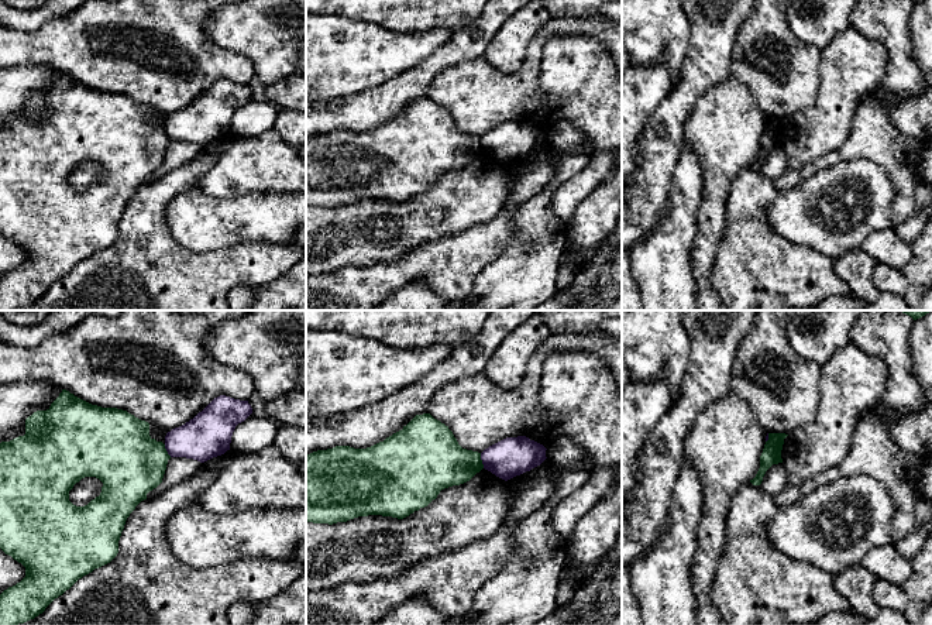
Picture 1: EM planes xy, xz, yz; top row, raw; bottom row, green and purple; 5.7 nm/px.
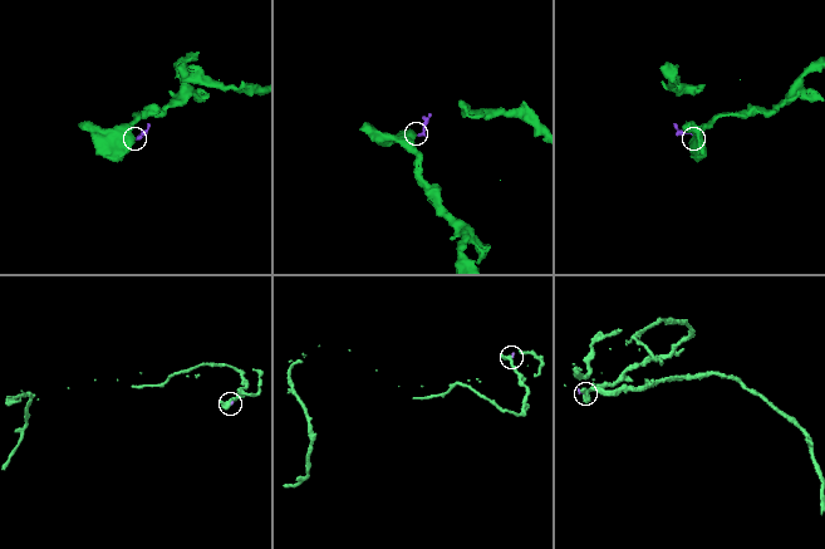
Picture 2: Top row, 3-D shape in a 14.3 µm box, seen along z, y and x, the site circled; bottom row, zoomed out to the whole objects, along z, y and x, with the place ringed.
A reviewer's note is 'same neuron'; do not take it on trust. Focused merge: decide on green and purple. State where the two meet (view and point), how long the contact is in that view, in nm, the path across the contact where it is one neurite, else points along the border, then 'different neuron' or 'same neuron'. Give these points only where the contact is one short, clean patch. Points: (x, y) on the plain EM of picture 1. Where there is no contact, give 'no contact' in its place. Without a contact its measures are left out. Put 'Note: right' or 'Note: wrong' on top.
Note: wrong
xz (481, 144) | 90 nm | along xz (480, 137), (484, 151) | different neuron

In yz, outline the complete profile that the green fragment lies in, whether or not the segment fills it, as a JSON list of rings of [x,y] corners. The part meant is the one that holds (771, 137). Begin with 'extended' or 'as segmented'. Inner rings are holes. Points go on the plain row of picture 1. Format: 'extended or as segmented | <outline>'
as segmented | [[[768,117],[768,124],[764,128],[763,137],[760,140],[760,152],[750,166],[753,169],[760,169],[766,155],[773,150],[783,147],[781,134],[784,128],[784,123],[788,119],[785,117]]]

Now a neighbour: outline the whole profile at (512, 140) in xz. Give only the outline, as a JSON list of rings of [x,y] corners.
[[[526,120],[506,121],[481,137],[484,152],[508,165],[540,150],[546,131]]]

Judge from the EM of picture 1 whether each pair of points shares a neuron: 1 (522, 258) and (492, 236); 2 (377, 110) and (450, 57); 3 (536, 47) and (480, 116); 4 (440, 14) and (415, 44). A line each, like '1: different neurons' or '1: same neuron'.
1: different neurons
2: same neuron
3: same neuron
4: different neurons

